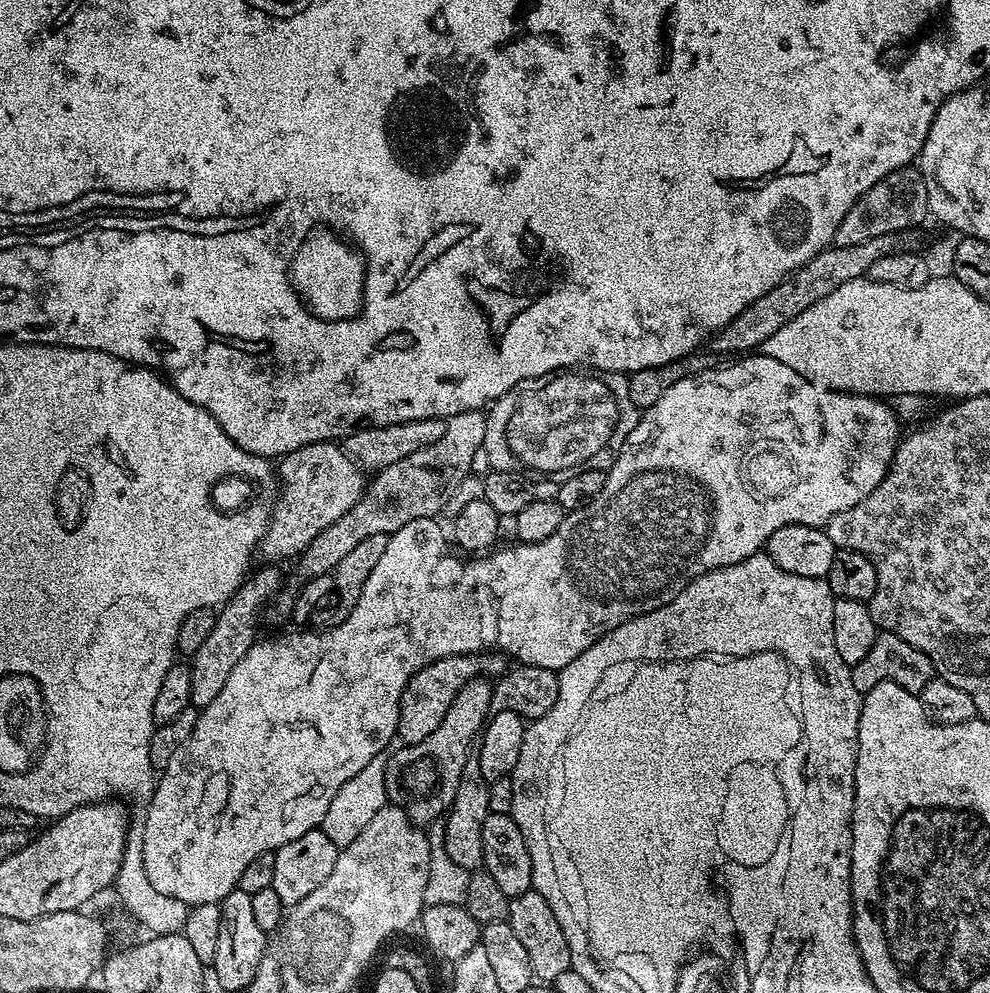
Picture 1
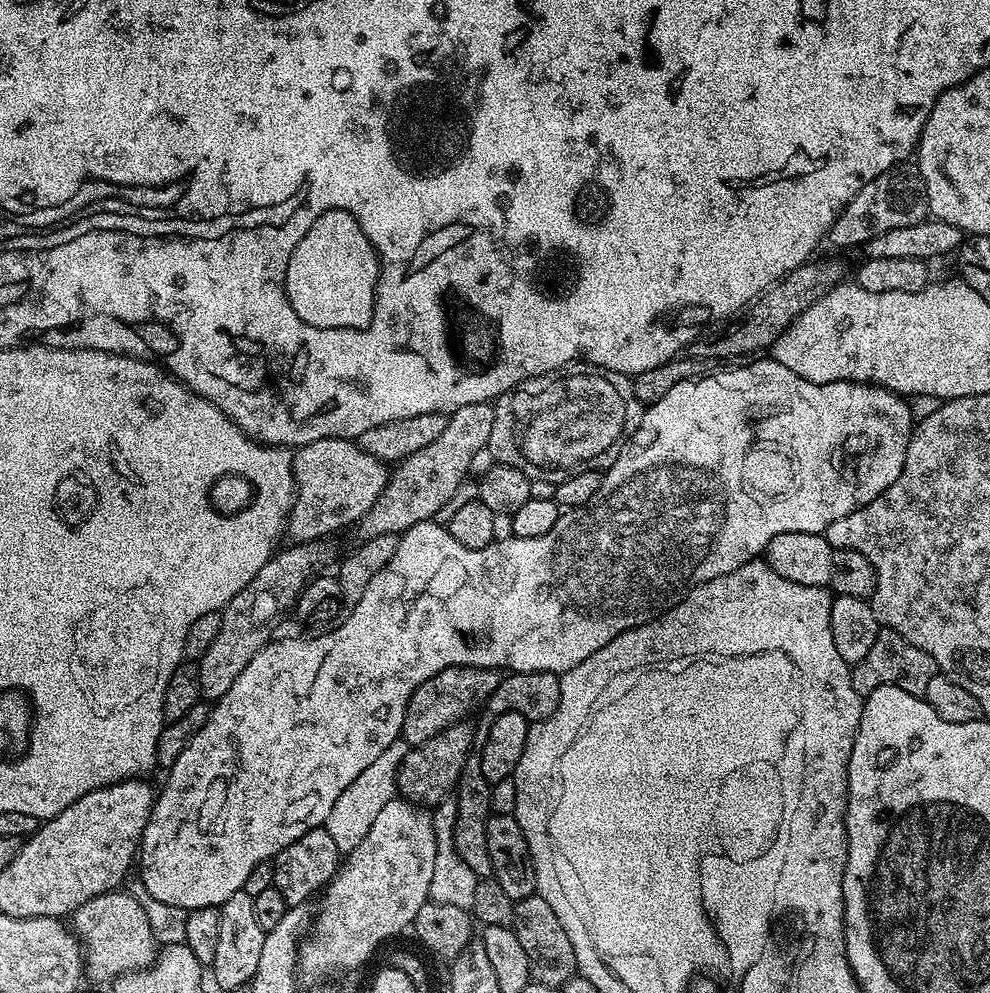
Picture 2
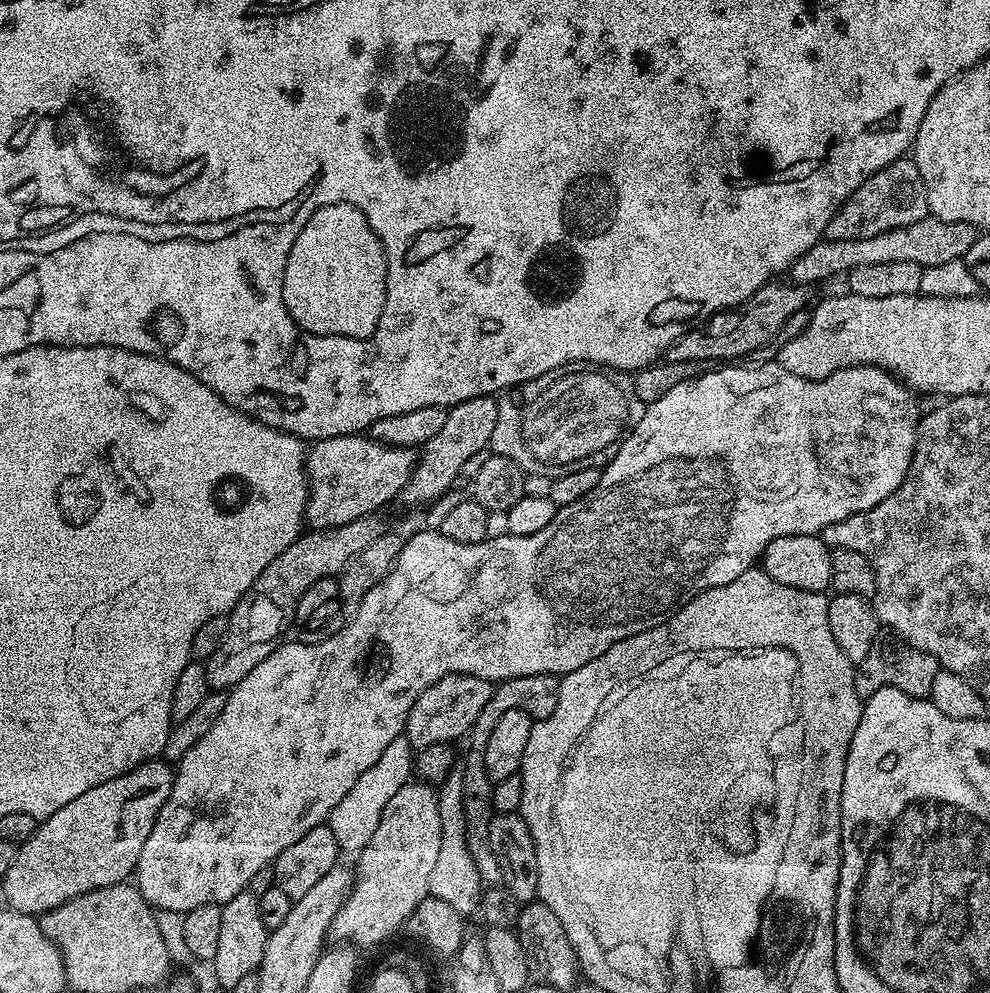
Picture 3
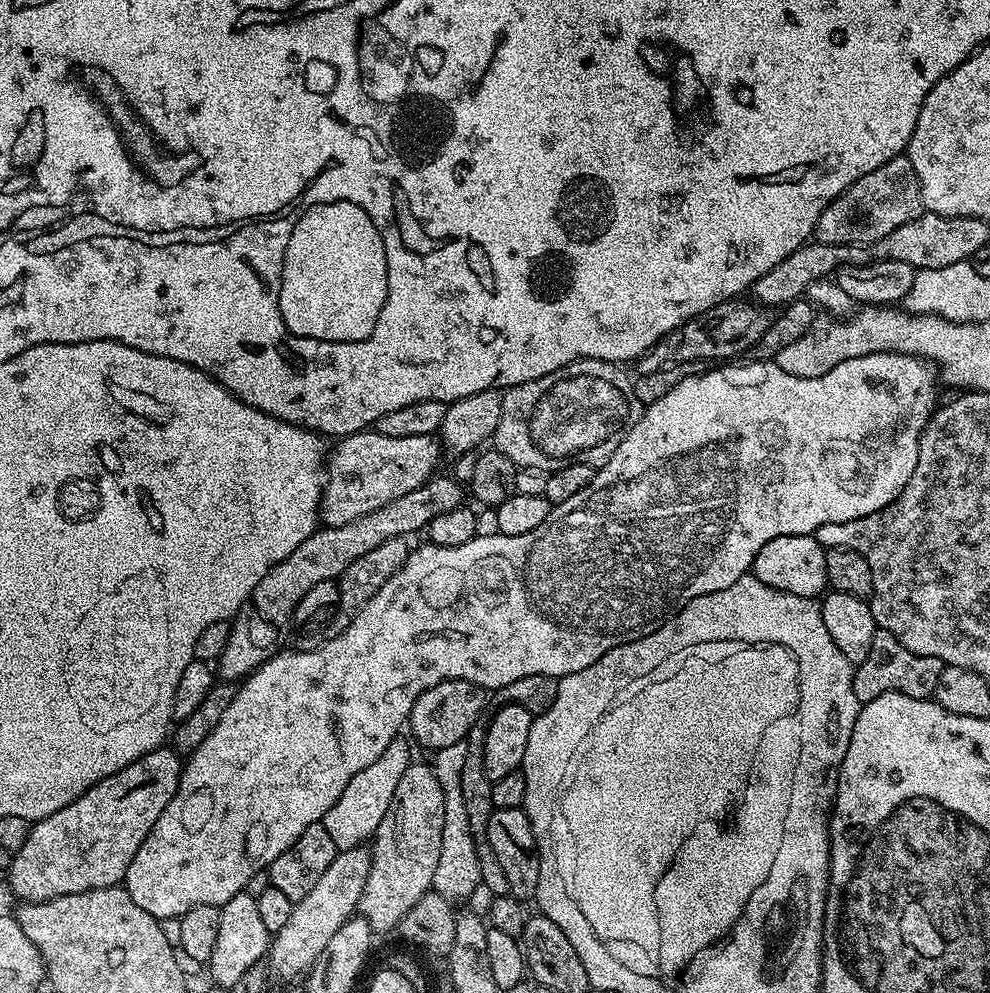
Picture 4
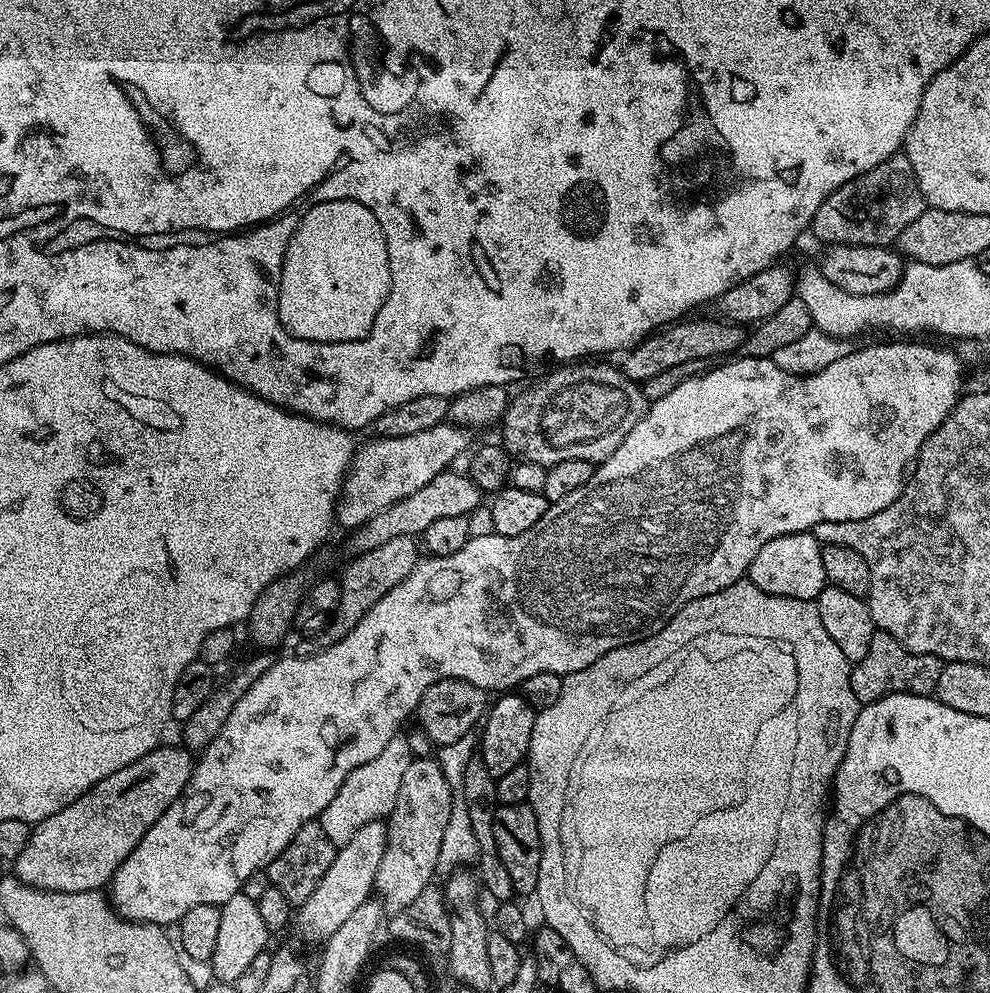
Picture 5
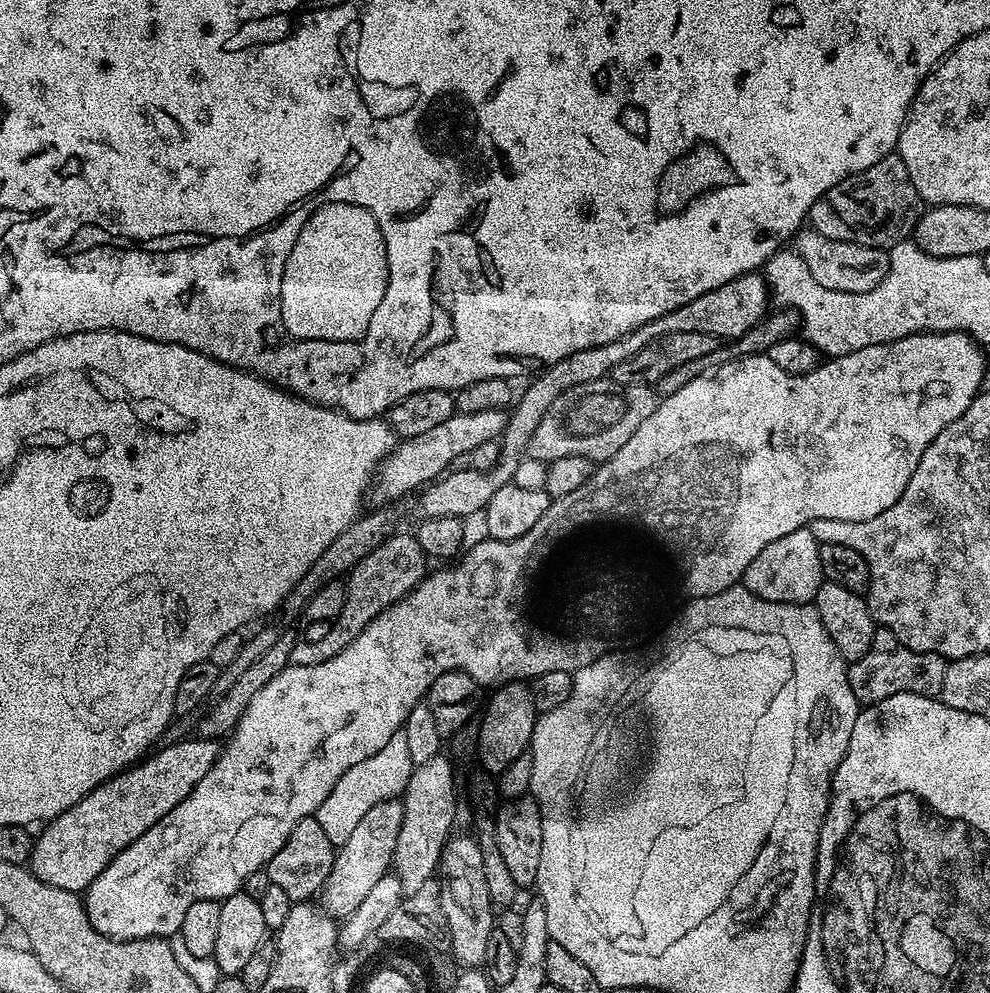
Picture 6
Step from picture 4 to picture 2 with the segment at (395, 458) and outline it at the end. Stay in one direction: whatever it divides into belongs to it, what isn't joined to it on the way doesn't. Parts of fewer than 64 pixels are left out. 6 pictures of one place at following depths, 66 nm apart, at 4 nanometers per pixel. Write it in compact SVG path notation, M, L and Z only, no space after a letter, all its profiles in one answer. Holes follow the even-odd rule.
M322 438L292 452L292 473L296 479L296 498L288 515L286 536L305 544L311 540L332 538L343 528L359 525L360 519L378 502L378 494L390 475L387 463L374 454L366 454L356 440Z

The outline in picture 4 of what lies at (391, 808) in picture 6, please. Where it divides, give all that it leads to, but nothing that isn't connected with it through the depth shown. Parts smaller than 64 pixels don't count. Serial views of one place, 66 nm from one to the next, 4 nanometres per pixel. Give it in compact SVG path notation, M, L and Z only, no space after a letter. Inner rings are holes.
M367 847L337 851L334 862L330 862L326 874L322 874L314 890L310 890L306 898L293 903L286 926L282 926L282 930L271 937L266 963L275 975L277 972L280 976L303 977L311 972L322 950L326 950L330 938L334 938L344 923L357 915L362 890L366 890L366 878L370 878L371 865L372 854Z

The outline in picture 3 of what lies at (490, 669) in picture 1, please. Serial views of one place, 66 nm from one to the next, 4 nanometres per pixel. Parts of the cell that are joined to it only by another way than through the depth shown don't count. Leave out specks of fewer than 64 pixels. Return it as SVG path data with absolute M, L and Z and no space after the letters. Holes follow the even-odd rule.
M449 674L446 678L442 678L438 682L434 682L434 686L430 686L426 690L422 690L422 694L418 694L418 702L414 702L414 706L408 715L408 721L404 723L403 735L406 737L409 745L413 749L419 750L429 748L435 744L449 745L452 740L467 737L469 730L474 726L474 722L478 722L478 714L482 714L486 702L490 702L494 684L491 680L483 680L482 678L474 678L466 674Z

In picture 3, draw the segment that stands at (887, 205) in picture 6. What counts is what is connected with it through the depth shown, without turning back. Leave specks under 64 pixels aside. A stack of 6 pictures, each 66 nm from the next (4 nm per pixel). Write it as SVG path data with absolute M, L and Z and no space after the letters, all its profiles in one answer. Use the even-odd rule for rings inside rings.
M901 158L866 178L866 182L862 182L854 194L844 199L834 218L830 218L824 236L829 240L874 238L874 234L886 234L886 230L910 226L910 222L918 222L929 214L926 186L915 159Z

